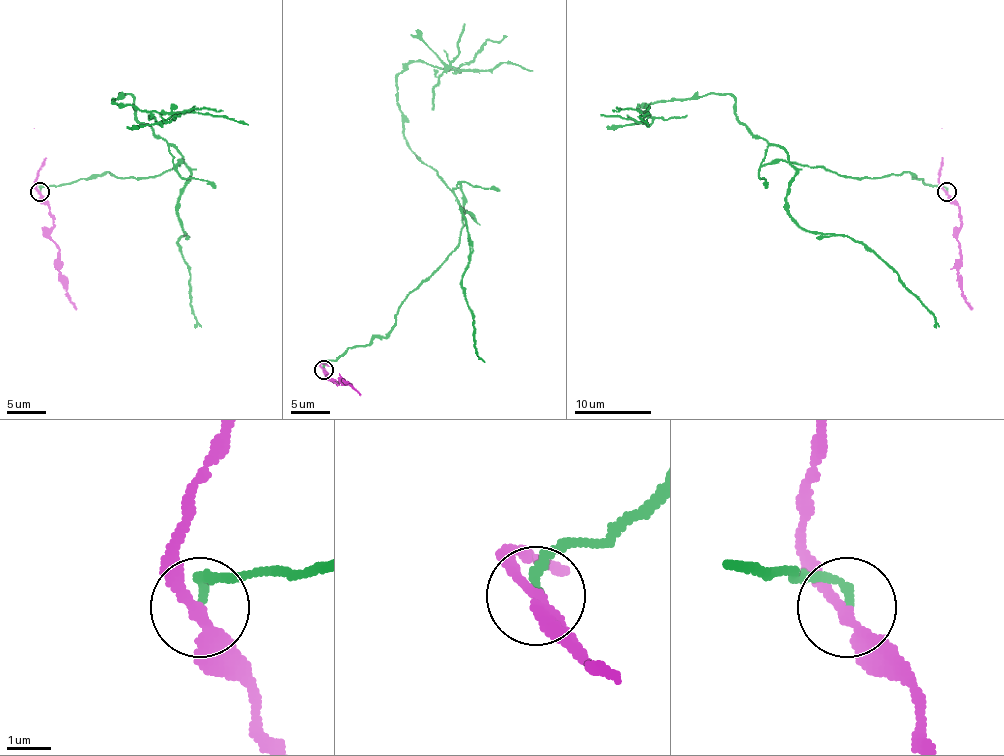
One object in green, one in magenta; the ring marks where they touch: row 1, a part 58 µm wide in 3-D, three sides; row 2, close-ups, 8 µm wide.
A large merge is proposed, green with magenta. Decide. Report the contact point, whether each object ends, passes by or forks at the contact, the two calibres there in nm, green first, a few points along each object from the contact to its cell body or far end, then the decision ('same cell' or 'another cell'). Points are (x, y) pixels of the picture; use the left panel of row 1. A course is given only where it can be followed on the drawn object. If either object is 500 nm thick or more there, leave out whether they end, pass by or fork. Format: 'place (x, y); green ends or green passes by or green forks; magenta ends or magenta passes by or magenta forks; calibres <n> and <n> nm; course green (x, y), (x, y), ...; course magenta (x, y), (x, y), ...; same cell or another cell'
place (40, 192); green ends; magenta passes by; calibres 180 and 240 nm; course green (40, 192), (106, 173), (156, 177), (183, 159), (119, 94), (113, 103), (249, 124); course magenta (40, 192), (40, 198), (50, 208), (54, 223), (50, 238), (59, 250), (59, 281), (65, 296), (77, 310); another cell

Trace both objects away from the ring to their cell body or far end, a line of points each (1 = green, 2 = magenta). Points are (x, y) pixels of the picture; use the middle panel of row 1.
1: (324, 370), (390, 331), (397, 306), (457, 244), (467, 211), (403, 134), (397, 76), (415, 61), (533, 70)
2: (324, 370), (334, 381), (349, 383), (361, 395)

